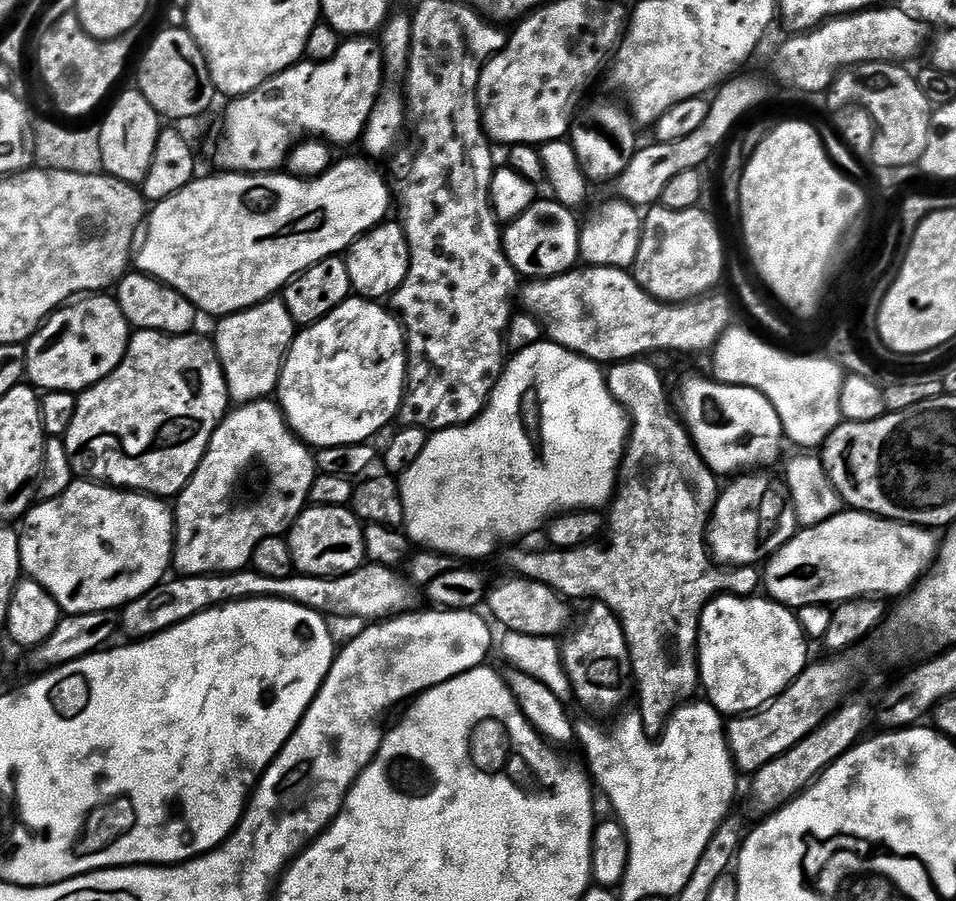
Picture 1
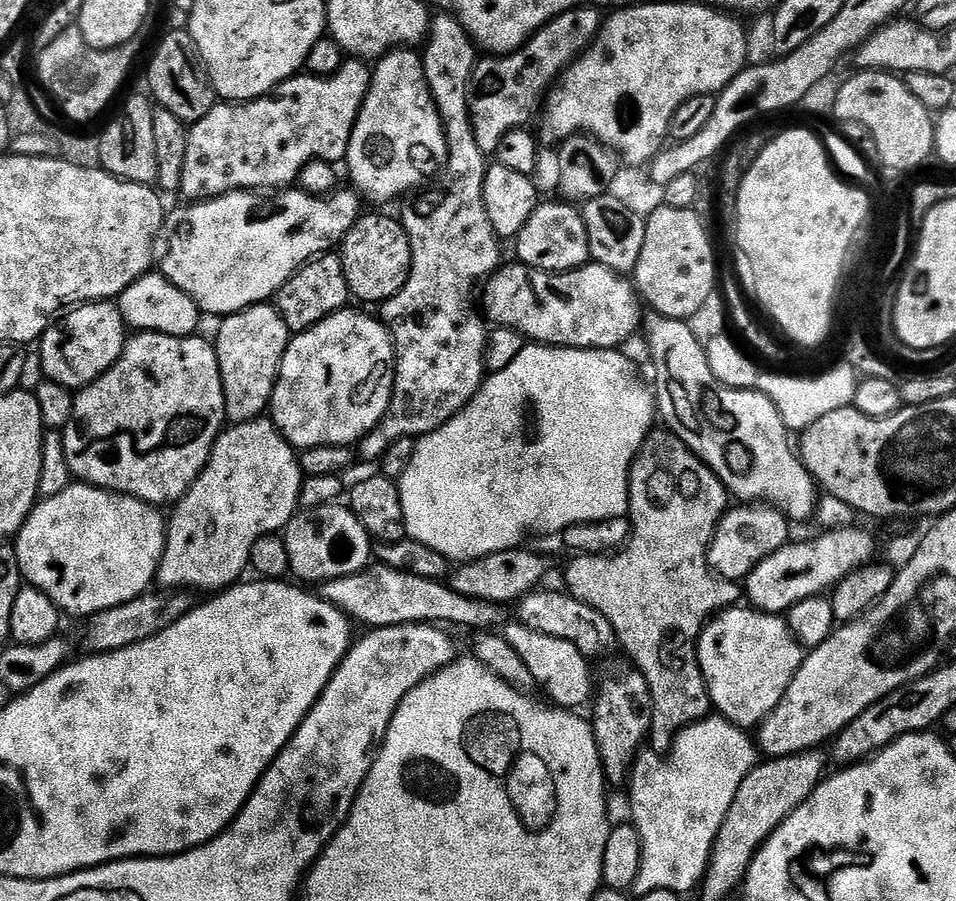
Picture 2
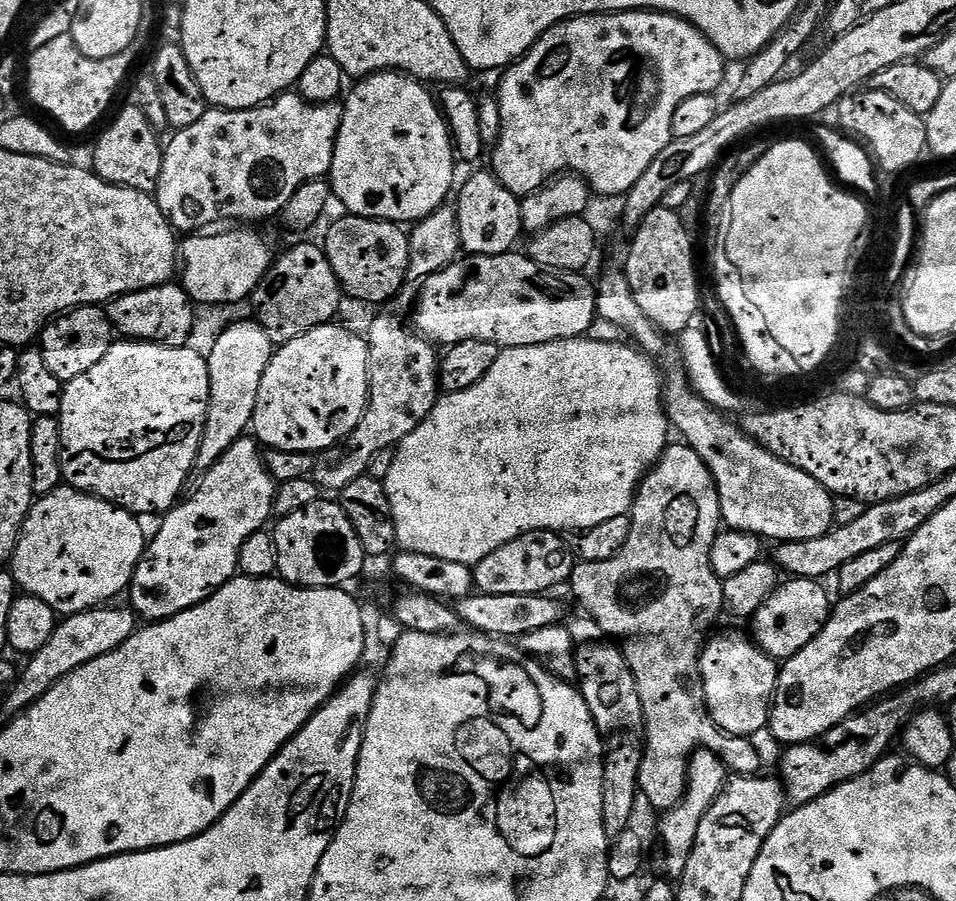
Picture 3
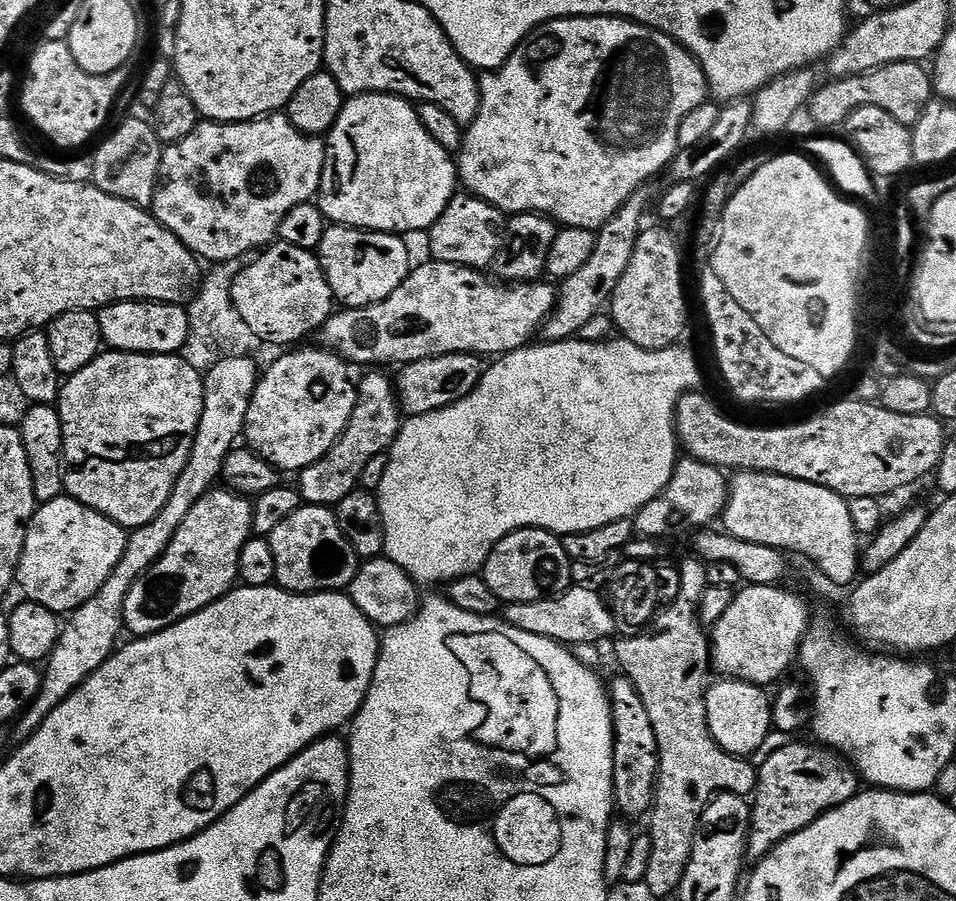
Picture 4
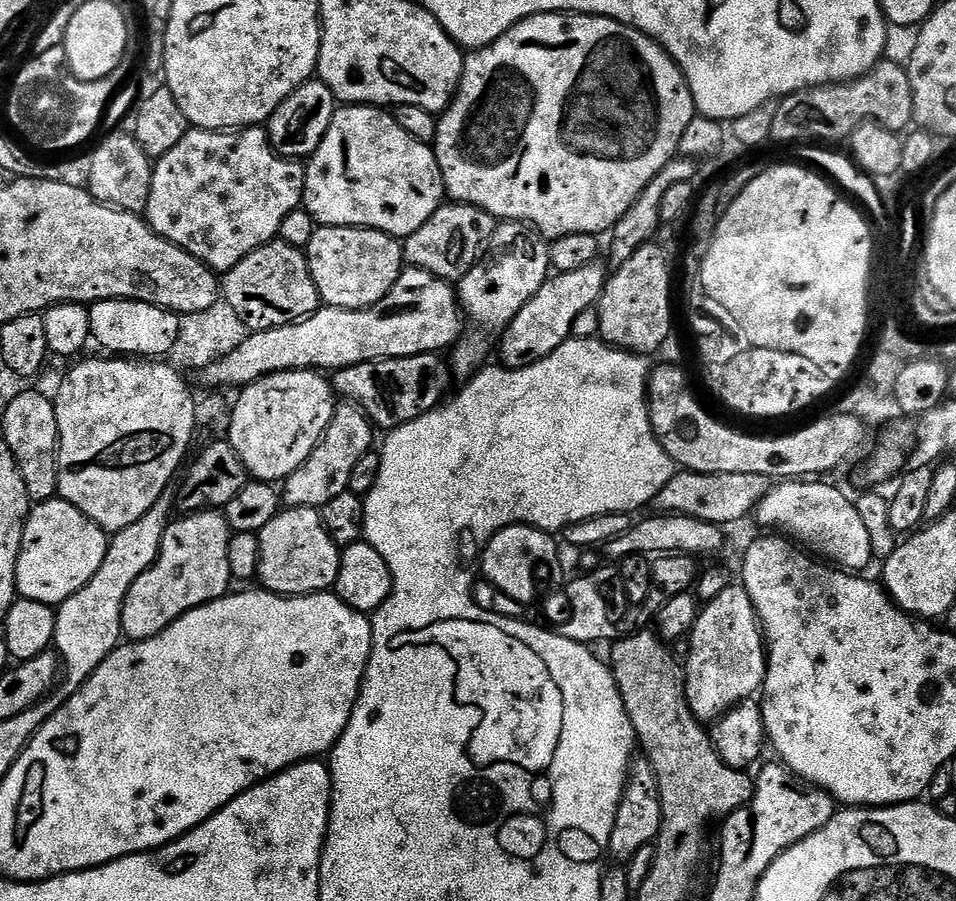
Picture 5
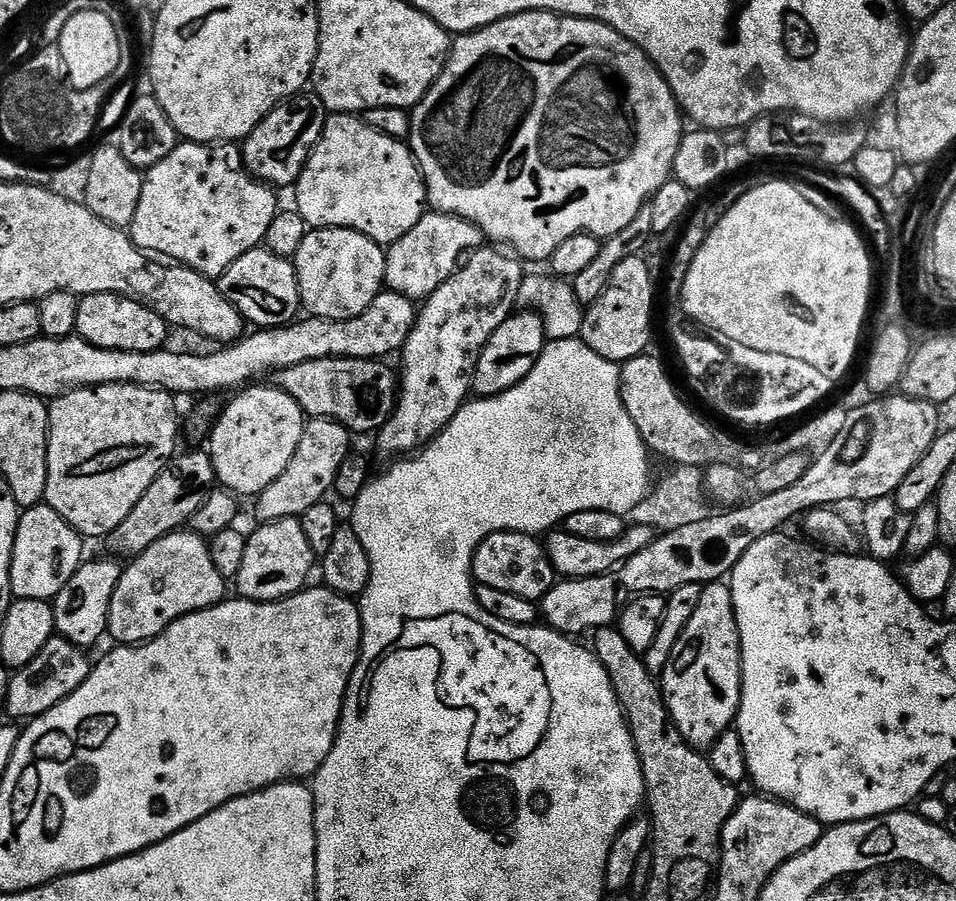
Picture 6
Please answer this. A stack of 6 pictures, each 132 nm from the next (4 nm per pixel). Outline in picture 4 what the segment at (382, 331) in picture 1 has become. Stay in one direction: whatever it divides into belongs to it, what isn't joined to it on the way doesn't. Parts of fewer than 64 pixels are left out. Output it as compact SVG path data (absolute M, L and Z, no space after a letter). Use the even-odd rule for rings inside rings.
M320 346L303 348L285 351L288 353L278 357L269 366L268 373L265 376L263 373L257 379L256 389L244 423L247 447L256 452L263 460L269 460L284 474L303 472L305 468L309 468L314 462L322 459L336 445L354 414L358 399L357 385L348 377L349 365L341 357Z

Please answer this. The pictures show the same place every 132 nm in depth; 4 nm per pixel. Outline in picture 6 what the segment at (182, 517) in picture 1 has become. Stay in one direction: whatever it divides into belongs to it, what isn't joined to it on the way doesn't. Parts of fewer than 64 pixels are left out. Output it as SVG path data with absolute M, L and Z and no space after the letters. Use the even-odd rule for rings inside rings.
M177 530L170 532L166 538L154 542L141 556L131 561L129 568L125 567L120 574L120 581L114 590L114 598L110 602L110 614L108 615L108 632L116 639L120 646L135 646L147 644L155 640L157 636L169 628L174 621L183 616L189 616L191 612L200 612L204 608L213 608L225 599L224 587L226 581L224 575L214 566L212 549L209 541L191 530Z

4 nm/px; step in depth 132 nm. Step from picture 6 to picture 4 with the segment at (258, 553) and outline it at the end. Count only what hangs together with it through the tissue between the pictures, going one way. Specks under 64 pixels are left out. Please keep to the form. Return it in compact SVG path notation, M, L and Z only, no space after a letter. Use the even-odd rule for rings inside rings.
M318 504L301 506L282 526L274 526L272 535L275 583L288 592L311 594L347 589L358 567L356 551L342 534L336 513L331 507Z

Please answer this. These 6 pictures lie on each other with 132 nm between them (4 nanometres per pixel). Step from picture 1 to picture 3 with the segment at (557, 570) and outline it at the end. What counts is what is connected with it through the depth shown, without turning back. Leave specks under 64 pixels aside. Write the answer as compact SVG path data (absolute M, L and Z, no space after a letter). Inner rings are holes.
M669 443L660 461L640 483L630 515L632 525L626 546L622 546L622 550L606 562L577 563L572 570L570 589L576 595L577 602L584 607L583 615L597 624L605 637L616 642L624 640L622 651L634 674L638 698L642 698L642 732L648 735L642 743L638 792L643 799L644 796L648 799L650 807L657 808L657 813L663 814L676 807L688 789L688 762L697 752L712 752L722 761L725 769L736 776L757 775L761 771L760 752L752 745L751 739L729 736L712 721L704 700L704 684L700 680L700 652L706 643L704 631L726 608L724 581L714 574L710 566L710 550L722 531L722 521L718 490L706 462L702 462L702 458L698 458L695 450L687 444ZM651 572L660 572L665 592L645 608L627 608L620 601L620 584L635 576L648 576Z

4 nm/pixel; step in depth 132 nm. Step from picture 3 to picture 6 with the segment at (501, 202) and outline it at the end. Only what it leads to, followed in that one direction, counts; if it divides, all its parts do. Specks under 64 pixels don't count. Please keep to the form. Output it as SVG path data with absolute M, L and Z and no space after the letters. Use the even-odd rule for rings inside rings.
M425 211L424 217L418 222L418 226L414 226L414 230L410 230L410 234L406 234L387 249L388 266L384 271L387 287L393 292L409 296L414 302L423 301L439 290L458 271L465 257L473 250L481 247L485 240L484 233L469 220L463 220L457 216L447 216L445 212Z

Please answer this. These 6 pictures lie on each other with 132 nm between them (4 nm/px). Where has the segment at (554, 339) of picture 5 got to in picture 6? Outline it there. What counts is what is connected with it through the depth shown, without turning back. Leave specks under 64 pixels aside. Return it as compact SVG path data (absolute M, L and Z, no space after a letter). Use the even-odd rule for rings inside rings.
M516 310L511 316L490 334L490 342L482 350L478 360L476 374L472 379L472 392L477 397L497 396L522 382L530 370L538 362L540 355L544 353L546 333L544 331L544 319L535 310Z

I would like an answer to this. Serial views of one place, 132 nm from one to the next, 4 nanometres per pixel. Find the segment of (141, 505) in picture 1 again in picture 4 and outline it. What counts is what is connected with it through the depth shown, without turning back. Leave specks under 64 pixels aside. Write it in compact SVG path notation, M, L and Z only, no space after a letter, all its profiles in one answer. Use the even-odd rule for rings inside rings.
M61 494L50 502L39 505L28 524L28 533L24 549L20 555L20 564L16 567L18 588L25 592L27 599L34 604L46 606L57 614L71 614L81 608L110 578L114 566L122 558L128 545L129 533L121 524L95 512L90 506L75 500L73 496Z

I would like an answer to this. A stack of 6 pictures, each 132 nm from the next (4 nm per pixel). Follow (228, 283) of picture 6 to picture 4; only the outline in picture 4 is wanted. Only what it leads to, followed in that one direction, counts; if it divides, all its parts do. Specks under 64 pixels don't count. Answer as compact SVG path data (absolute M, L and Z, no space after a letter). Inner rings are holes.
M276 242L265 247L256 258L253 264L245 263L238 278L232 281L232 301L238 314L242 314L242 322L246 322L246 326L250 326L268 346L296 346L311 332L312 335L319 333L334 311L334 297L324 277L319 255Z

